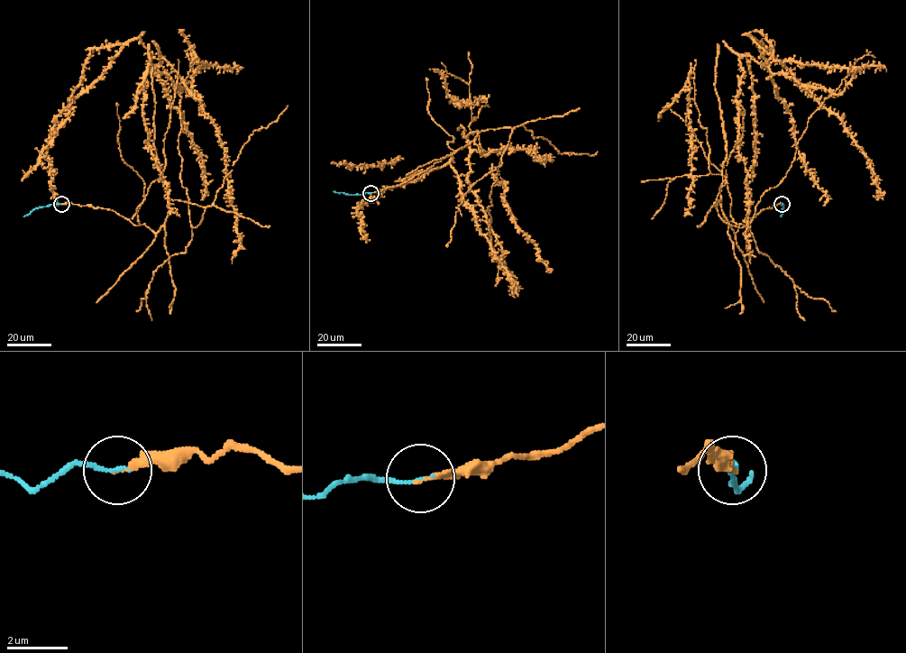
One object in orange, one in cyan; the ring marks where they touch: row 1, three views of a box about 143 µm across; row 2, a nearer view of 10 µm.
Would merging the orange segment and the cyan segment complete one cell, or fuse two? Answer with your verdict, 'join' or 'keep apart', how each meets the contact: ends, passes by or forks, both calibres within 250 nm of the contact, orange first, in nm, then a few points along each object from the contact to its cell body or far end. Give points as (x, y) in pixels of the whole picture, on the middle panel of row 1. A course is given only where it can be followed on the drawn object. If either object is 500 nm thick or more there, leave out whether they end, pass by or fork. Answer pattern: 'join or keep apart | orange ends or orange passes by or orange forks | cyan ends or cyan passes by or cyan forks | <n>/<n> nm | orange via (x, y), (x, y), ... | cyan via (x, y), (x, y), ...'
join | orange ends | cyan ends | 180/130 nm | orange via (370, 193), (478, 132), (515, 127), (488, 208), (500, 263), (470, 151), (532, 149), (541, 161) | cyan via (370, 193), (359, 195), (334, 191)

